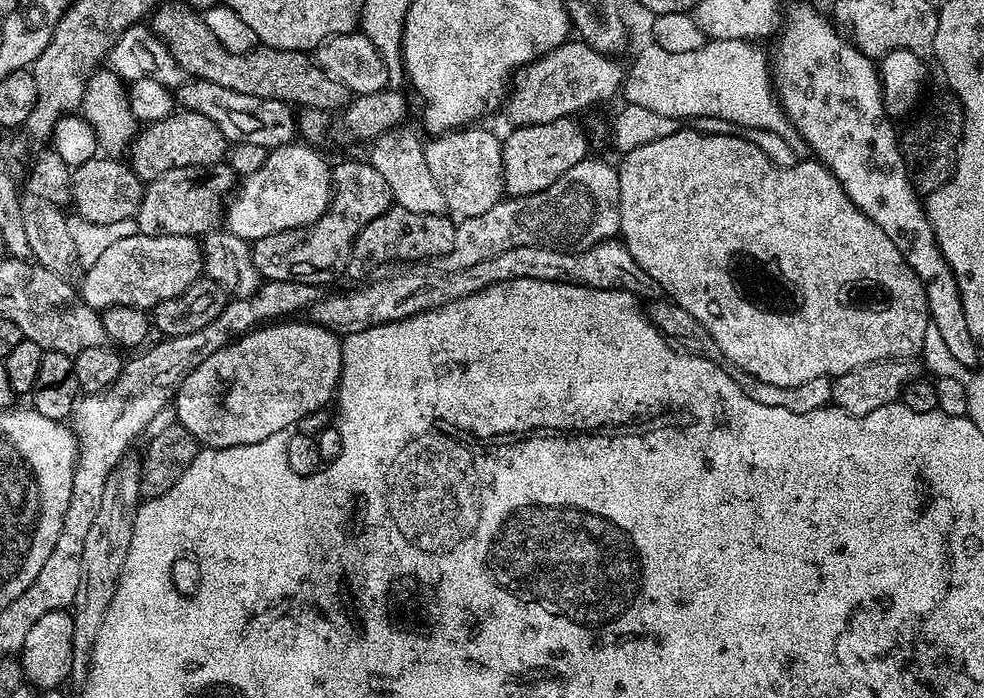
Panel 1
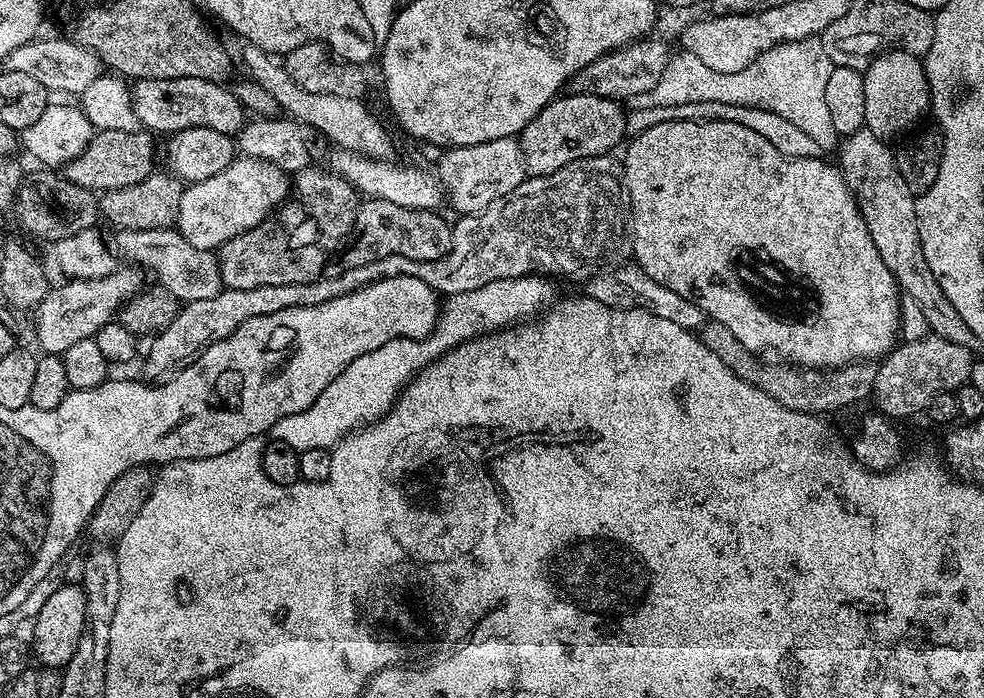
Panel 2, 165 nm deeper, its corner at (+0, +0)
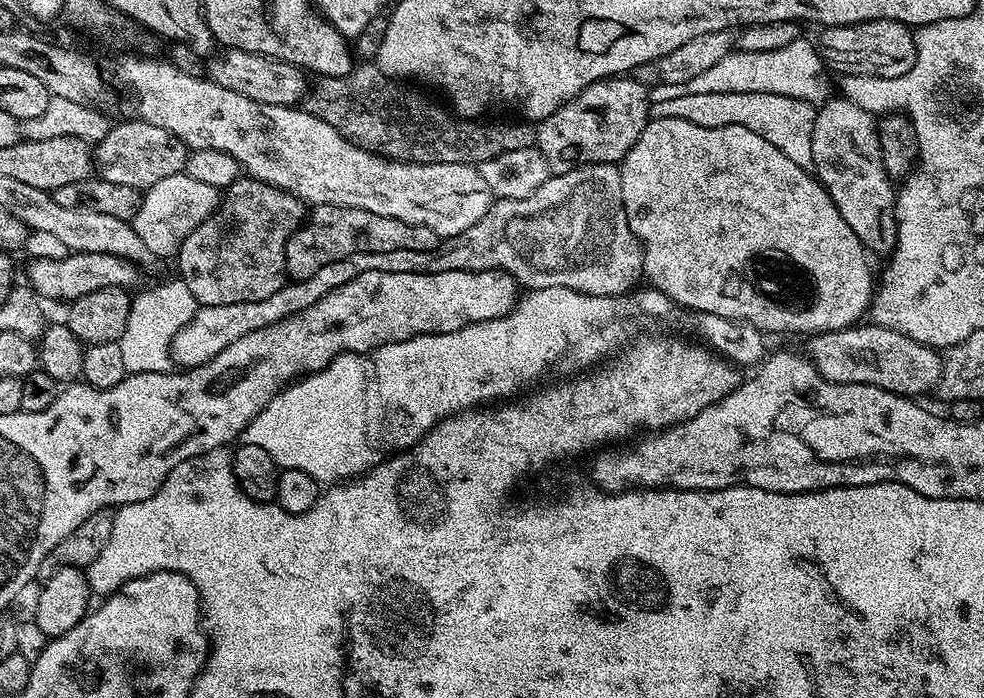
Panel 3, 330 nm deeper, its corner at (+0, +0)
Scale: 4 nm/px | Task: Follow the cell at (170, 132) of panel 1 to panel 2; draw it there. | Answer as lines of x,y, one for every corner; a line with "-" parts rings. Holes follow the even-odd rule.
99,130
76,158
65,164
62,175
75,186
87,188
93,194
103,194
110,190
122,190
142,182
154,171
156,144
153,133
147,130

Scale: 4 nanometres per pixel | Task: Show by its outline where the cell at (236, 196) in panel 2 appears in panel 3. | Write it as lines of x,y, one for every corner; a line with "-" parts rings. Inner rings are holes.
185,171
179,172
170,178
162,178
162,182
154,182
154,186
143,193
140,208
130,223
153,257
175,257
185,238
220,207
221,199
221,189
196,181

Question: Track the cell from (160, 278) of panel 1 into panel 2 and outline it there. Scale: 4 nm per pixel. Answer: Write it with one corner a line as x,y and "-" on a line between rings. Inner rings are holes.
117,266
105,277
89,280
69,279
64,284
49,287
46,298
34,310
36,316
35,347
44,354
62,354
74,342
91,340
102,326
113,323
125,302
134,298
145,287
145,273
135,266

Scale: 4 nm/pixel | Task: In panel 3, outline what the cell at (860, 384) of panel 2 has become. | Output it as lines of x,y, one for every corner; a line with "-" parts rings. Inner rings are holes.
871,322
861,323
859,326
843,328
837,332
818,332
811,337
812,352
810,359
812,365
818,370
818,374
824,380
838,382
839,384
869,384
878,386
887,392
896,392
899,396
920,398
923,392
931,393
942,374
944,365
941,353
929,344
914,342
906,334
898,330
884,328
880,324

